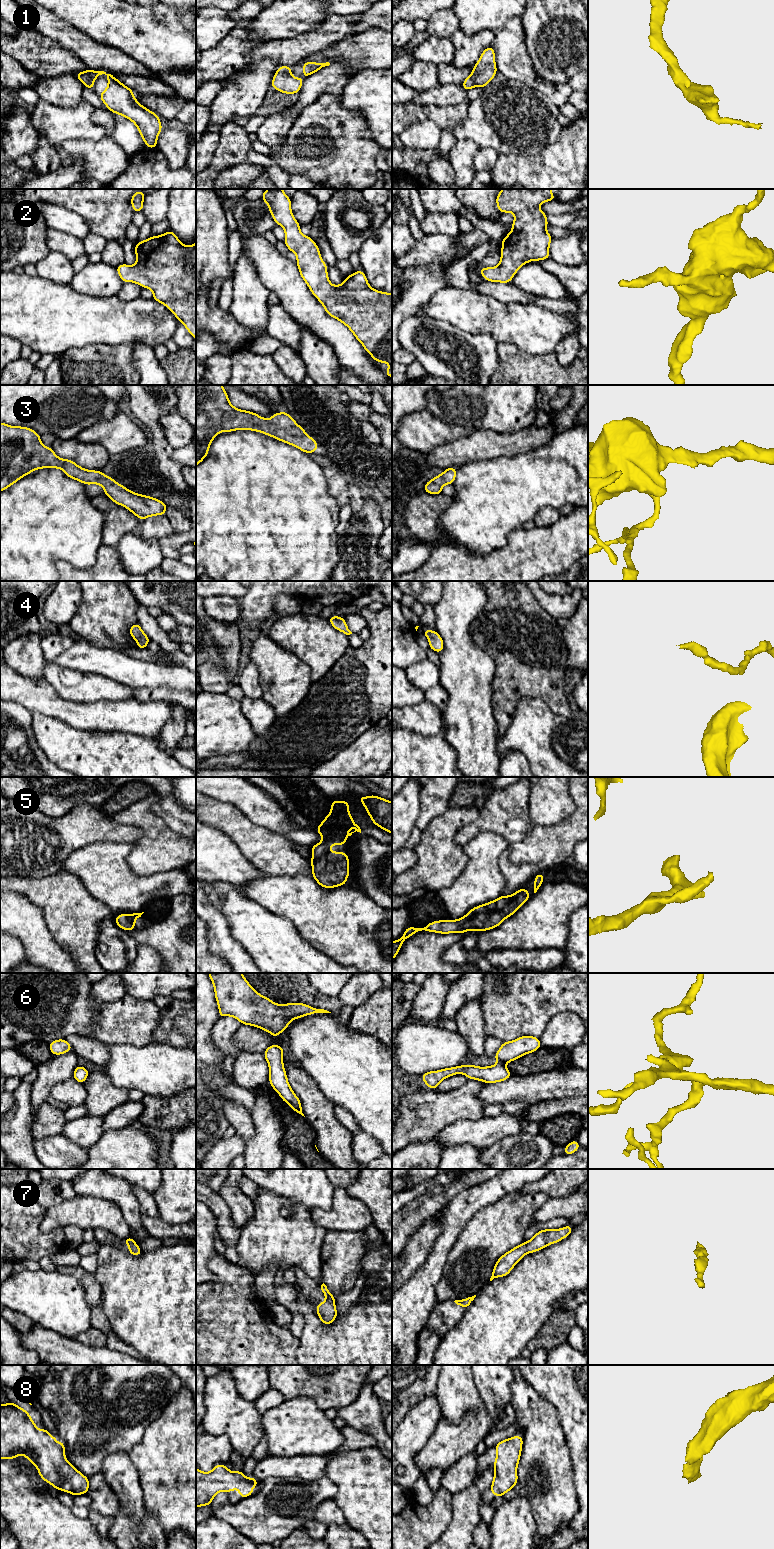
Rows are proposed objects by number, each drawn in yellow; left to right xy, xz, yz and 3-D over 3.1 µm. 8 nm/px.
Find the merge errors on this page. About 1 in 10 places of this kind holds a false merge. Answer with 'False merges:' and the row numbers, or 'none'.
False merges: none

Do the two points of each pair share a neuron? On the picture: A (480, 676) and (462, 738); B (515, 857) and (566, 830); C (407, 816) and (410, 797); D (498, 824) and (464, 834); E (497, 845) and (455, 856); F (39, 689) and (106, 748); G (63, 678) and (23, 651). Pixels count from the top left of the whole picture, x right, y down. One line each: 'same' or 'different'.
A: same
B: same
C: same
D: same
E: different
F: different
G: different

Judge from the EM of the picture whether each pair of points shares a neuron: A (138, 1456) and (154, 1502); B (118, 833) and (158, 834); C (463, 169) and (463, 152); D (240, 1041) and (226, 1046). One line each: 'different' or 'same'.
A: same
B: different
C: same
D: different

